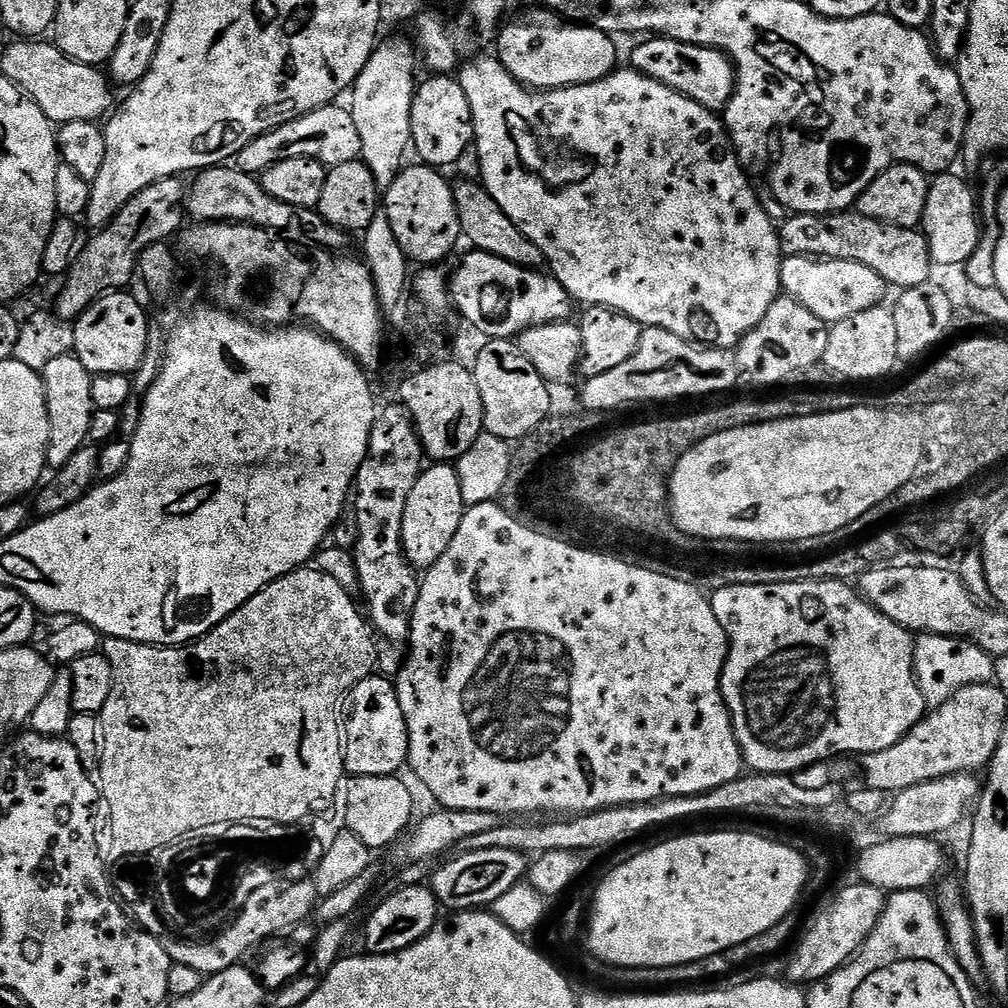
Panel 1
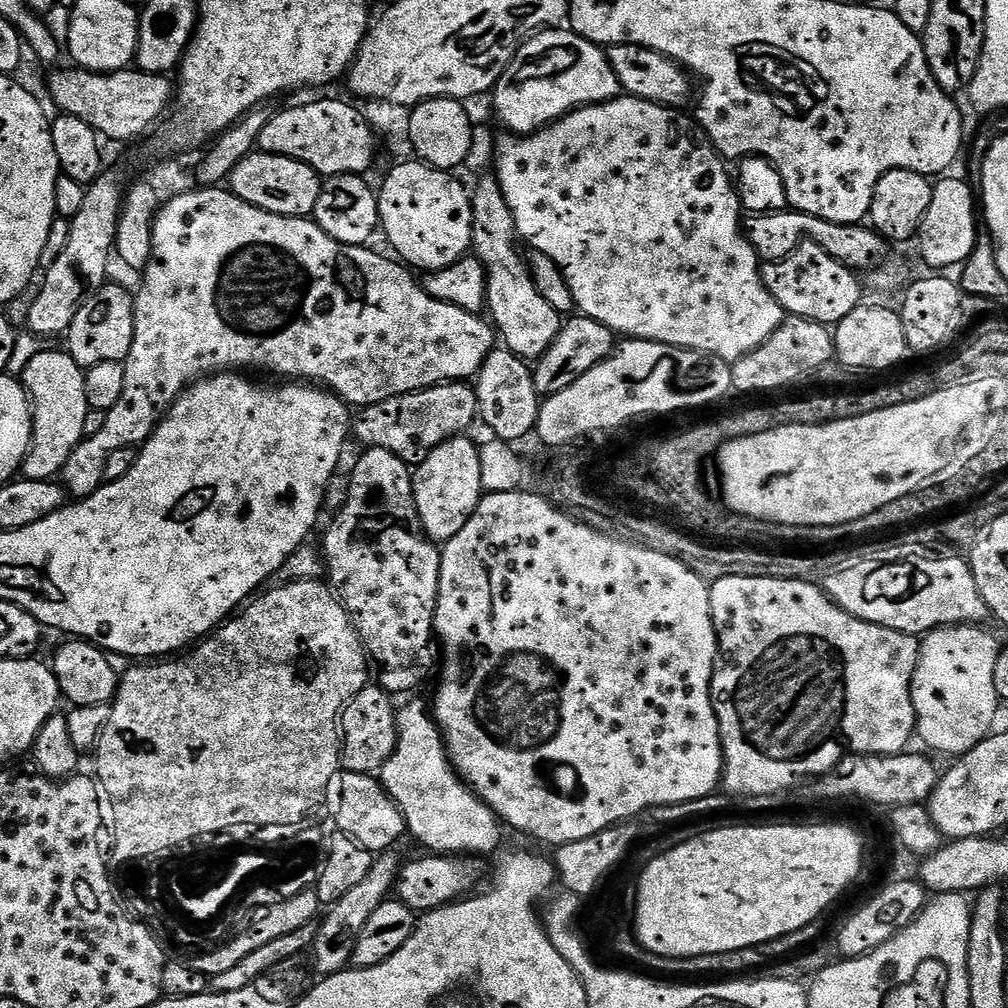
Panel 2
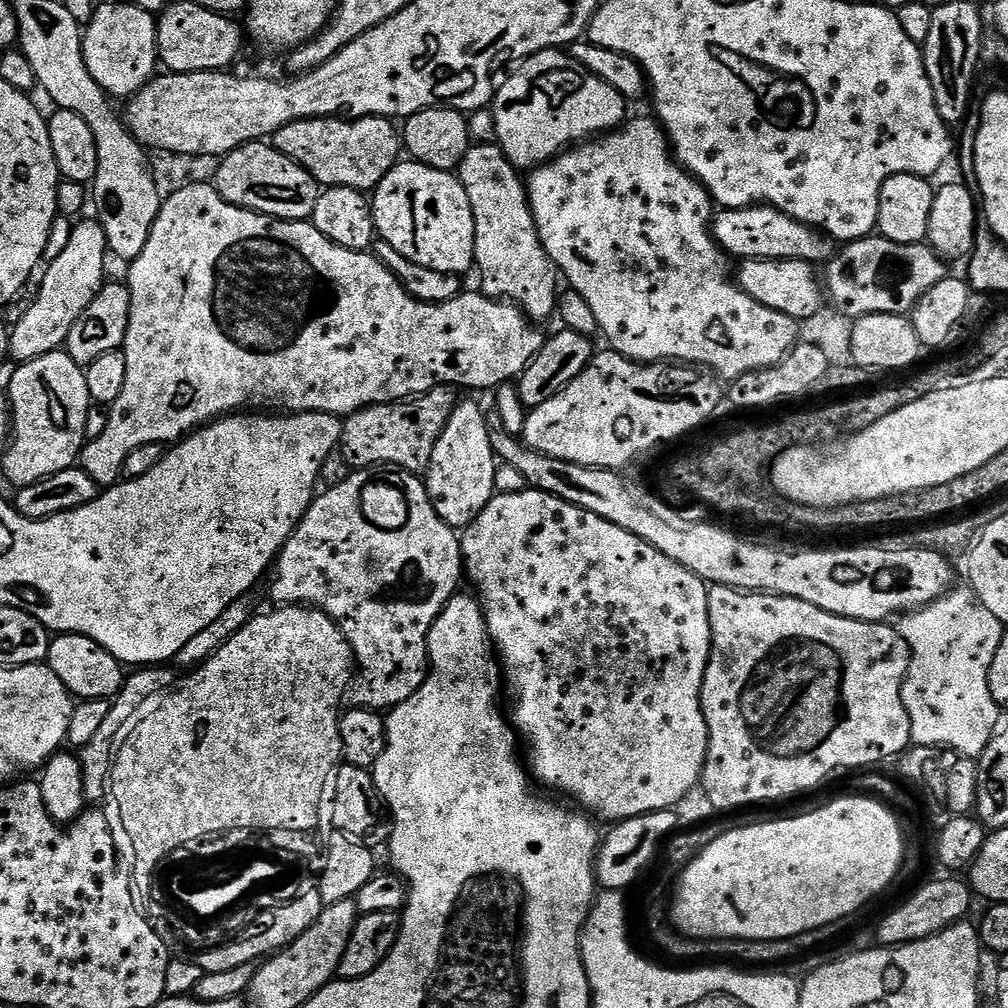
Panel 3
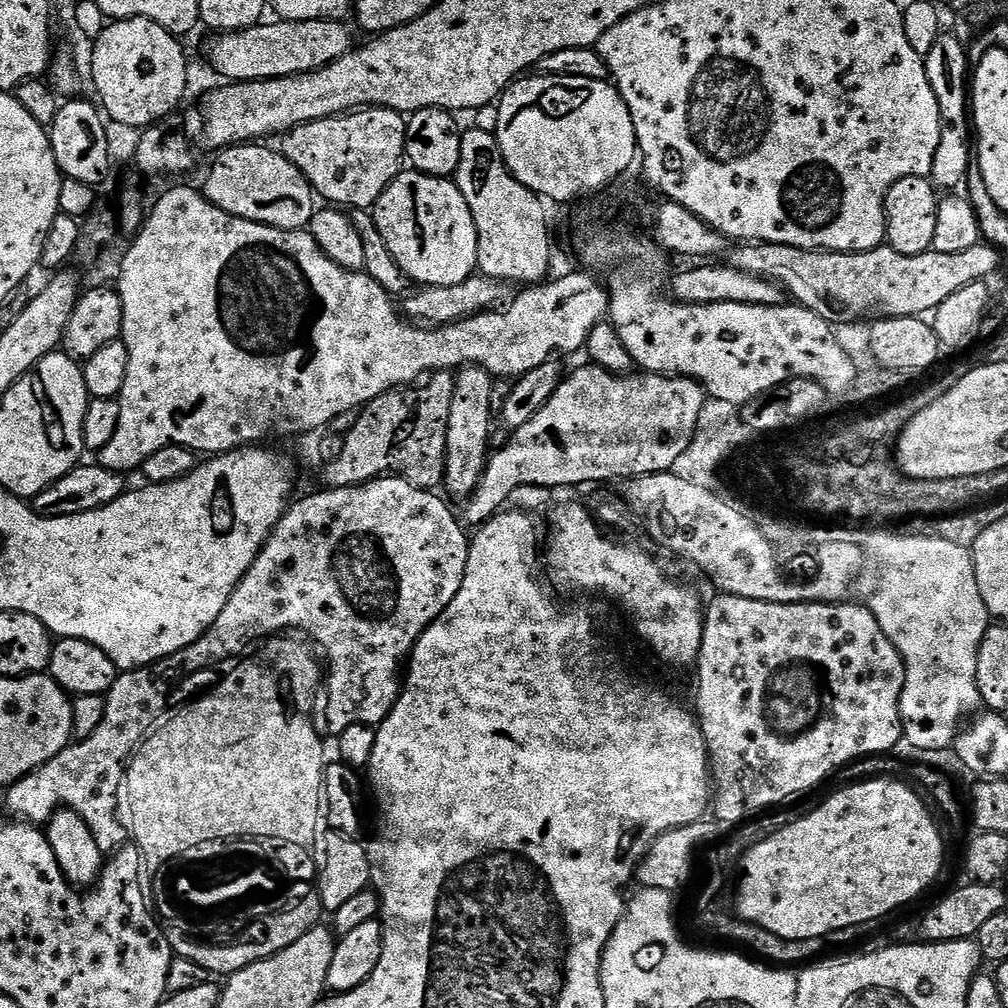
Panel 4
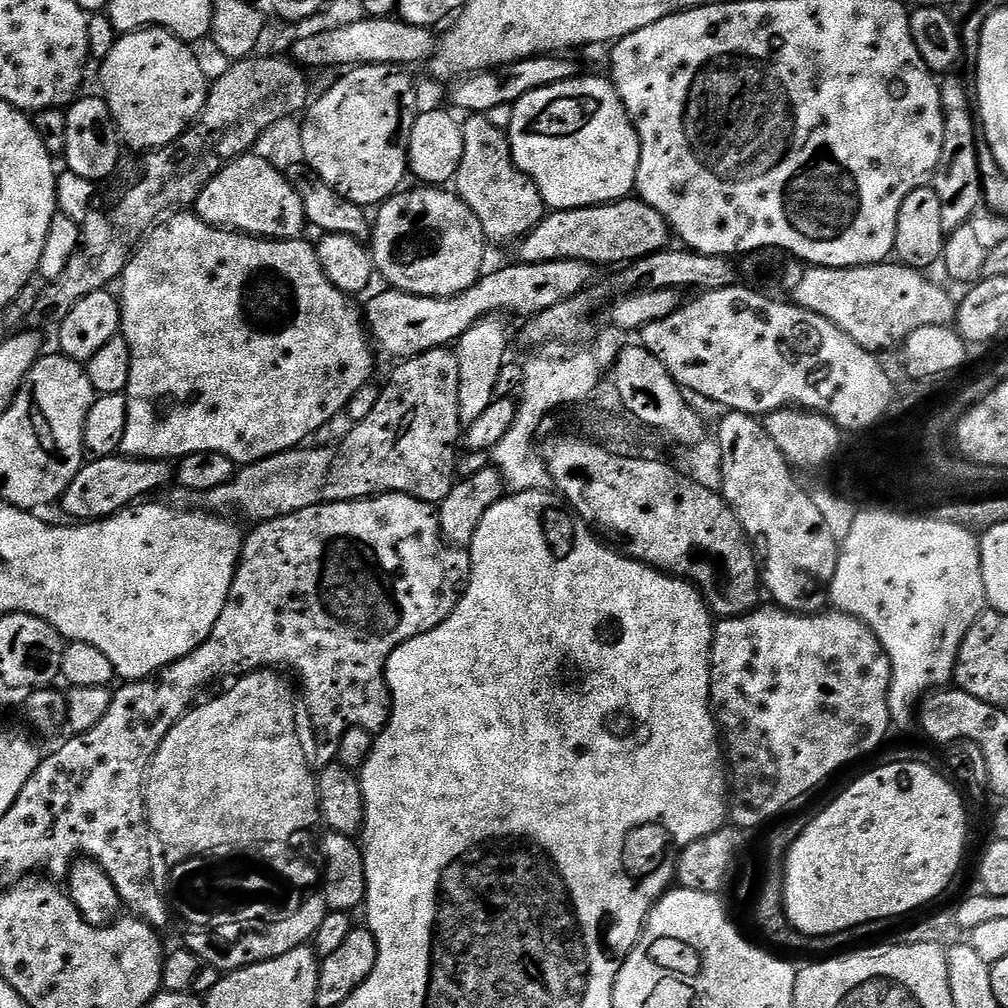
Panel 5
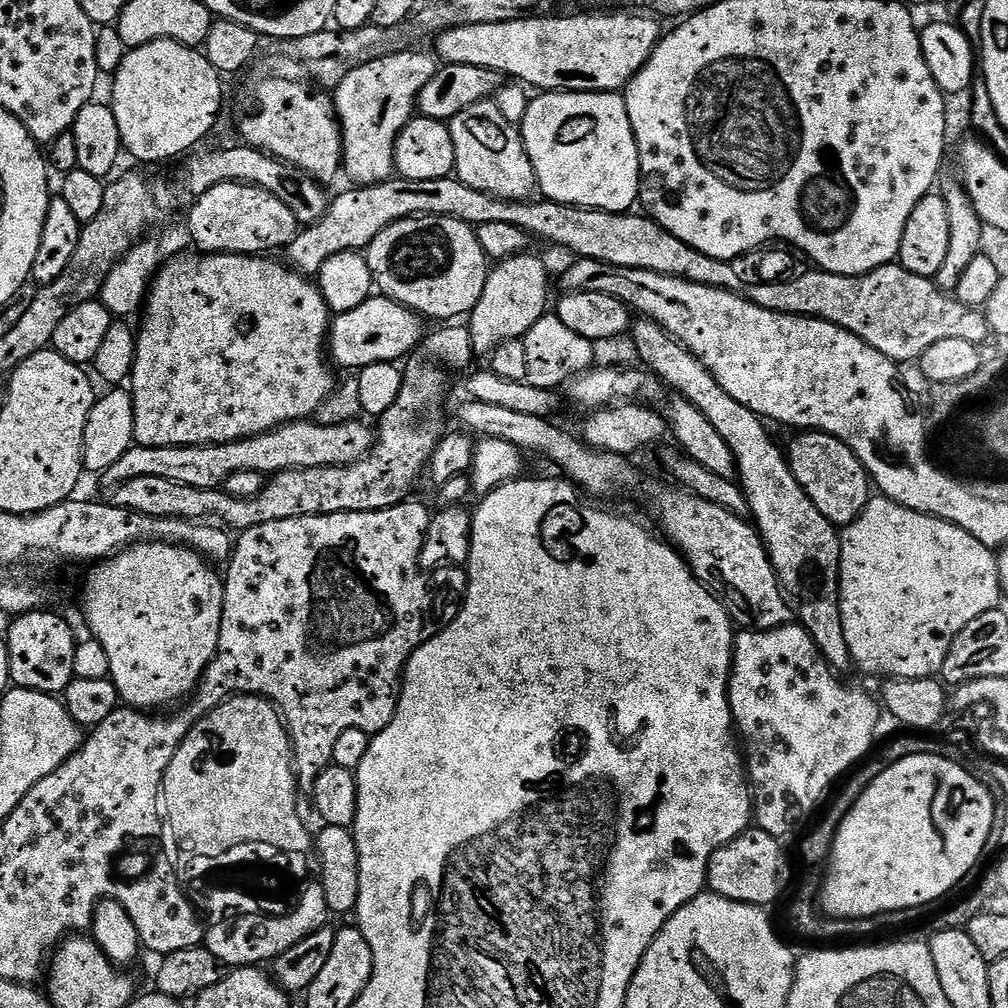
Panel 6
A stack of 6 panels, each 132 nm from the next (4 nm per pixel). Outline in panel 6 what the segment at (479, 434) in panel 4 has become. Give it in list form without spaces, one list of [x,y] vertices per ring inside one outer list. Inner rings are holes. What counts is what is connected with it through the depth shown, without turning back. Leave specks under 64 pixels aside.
[[[532,255],[512,256],[508,260],[501,260],[489,271],[486,286],[482,290],[482,298],[478,298],[466,324],[472,335],[472,345],[477,357],[488,356],[495,348],[500,348],[503,344],[510,343],[511,340],[523,341],[530,326],[534,326],[534,322],[538,322],[538,318],[542,318],[549,311],[548,268],[538,257]]]

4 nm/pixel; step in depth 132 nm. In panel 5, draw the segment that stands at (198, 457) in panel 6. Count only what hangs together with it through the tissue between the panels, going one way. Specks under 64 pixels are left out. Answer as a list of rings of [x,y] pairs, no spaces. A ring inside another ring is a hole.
[[[123,454],[92,458],[78,470],[74,482],[66,486],[59,498],[58,508],[68,515],[65,517],[76,522],[105,520],[107,516],[151,497],[148,495],[155,488],[167,489],[173,480],[174,468],[167,460],[142,460]]]

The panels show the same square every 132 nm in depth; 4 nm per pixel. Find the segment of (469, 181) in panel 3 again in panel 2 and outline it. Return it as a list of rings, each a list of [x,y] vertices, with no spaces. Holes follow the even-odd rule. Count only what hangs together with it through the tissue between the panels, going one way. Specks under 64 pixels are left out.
[[[495,175],[479,177],[476,189],[471,189],[472,198],[472,248],[484,268],[486,286],[486,312],[494,325],[503,347],[523,360],[535,362],[554,342],[560,332],[562,313],[554,310],[538,290],[532,277],[532,269],[526,263],[525,253],[520,253],[514,214],[506,206],[502,186]]]

